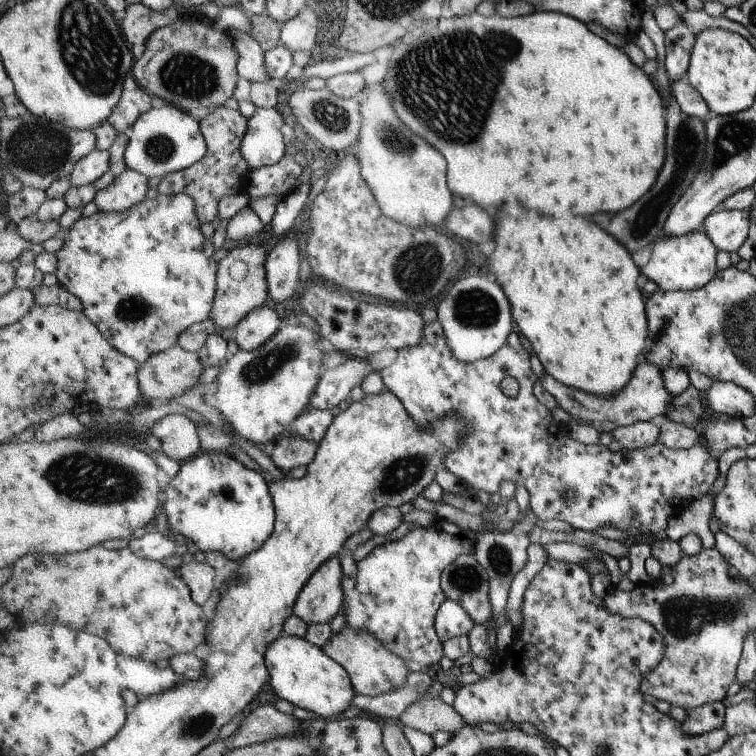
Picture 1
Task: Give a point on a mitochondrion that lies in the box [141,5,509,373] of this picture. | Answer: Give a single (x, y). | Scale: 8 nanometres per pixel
(188, 78)

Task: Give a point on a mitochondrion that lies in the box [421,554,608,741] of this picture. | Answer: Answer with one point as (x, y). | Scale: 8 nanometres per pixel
(465, 579)

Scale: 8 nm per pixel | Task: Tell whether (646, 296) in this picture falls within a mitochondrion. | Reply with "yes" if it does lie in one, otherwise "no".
no

